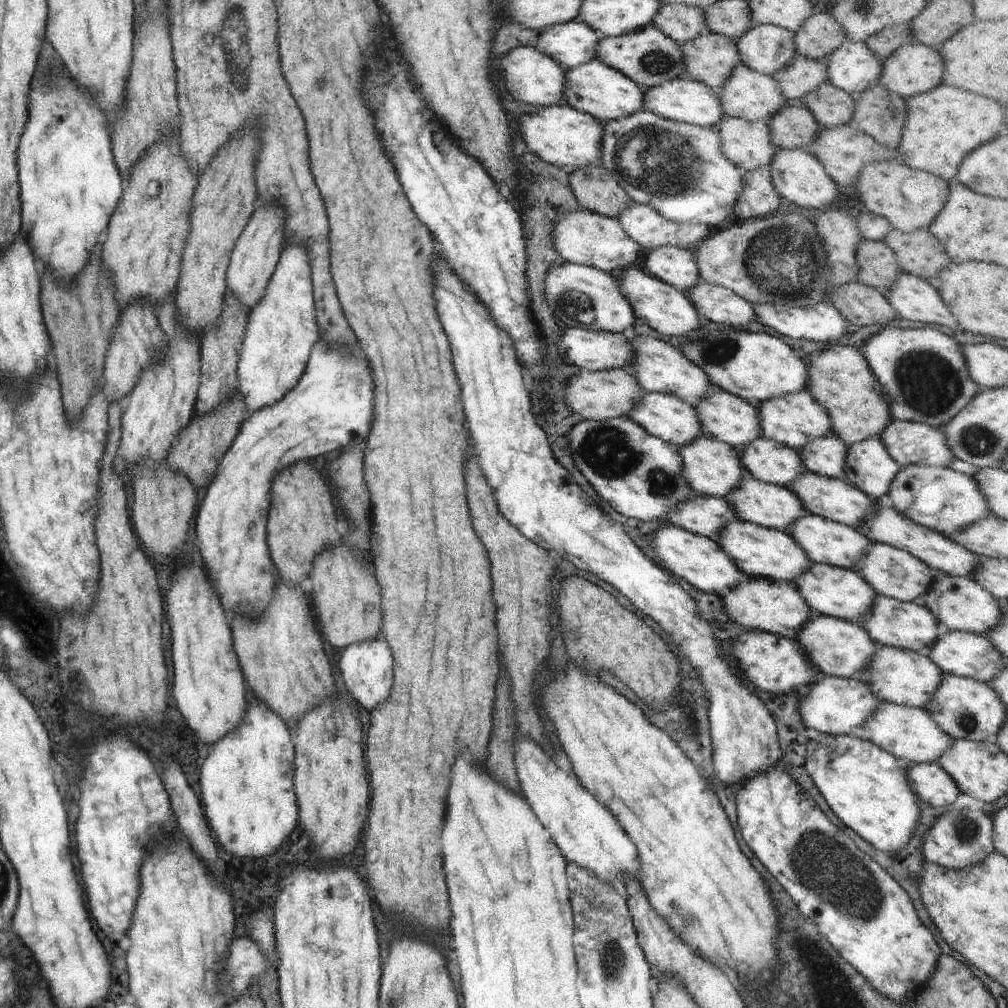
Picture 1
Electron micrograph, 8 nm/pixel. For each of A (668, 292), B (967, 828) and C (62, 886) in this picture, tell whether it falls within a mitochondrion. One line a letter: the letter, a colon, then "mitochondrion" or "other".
A: other
B: mitochondrion
C: other

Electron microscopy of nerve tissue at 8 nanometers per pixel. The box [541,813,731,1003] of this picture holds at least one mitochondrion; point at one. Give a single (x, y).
(615, 961)

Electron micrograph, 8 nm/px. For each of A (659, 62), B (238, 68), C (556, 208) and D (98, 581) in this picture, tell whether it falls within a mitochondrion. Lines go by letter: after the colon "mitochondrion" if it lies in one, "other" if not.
A: mitochondrion
B: mitochondrion
C: other
D: other

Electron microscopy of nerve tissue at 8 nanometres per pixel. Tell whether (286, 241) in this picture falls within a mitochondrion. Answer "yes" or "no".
no

